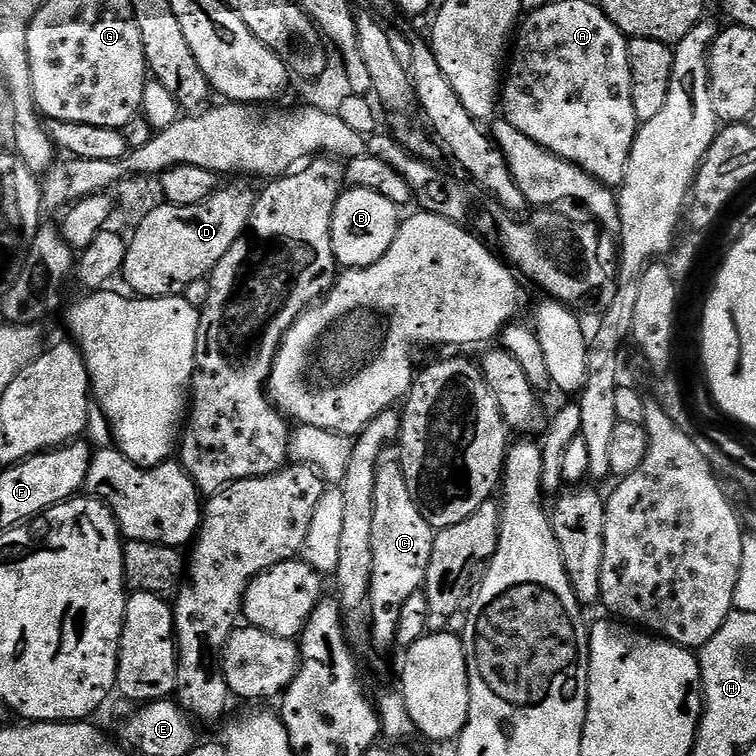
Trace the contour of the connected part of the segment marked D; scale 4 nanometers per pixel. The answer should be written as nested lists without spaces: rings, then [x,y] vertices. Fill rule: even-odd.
[[[232,184],[229,188],[217,187],[210,198],[194,206],[157,203],[156,208],[135,225],[133,232],[136,233],[128,240],[122,280],[140,298],[181,295],[190,282],[198,282],[211,274],[222,254],[248,229],[256,197],[250,185]]]

